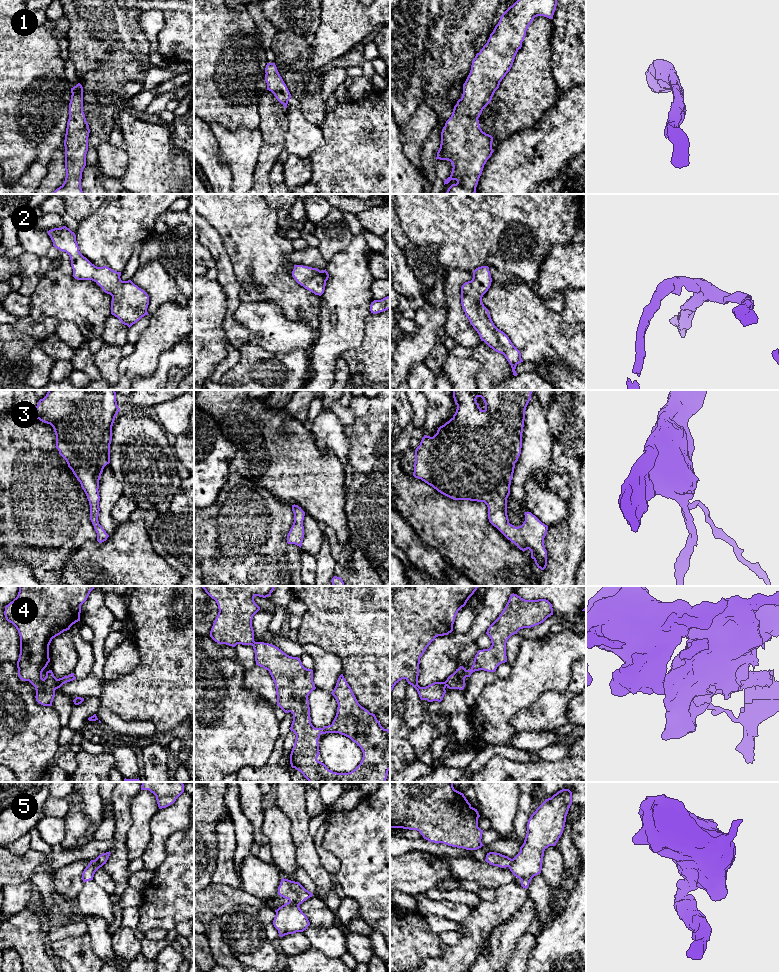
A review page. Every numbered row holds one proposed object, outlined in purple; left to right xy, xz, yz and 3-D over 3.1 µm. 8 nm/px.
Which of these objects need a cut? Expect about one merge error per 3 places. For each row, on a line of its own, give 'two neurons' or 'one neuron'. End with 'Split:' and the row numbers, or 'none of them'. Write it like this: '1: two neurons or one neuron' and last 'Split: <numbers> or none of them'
1: one neuron
2: one neuron
3: one neuron
4: two neurons
5: two neurons
Split: 4, 5

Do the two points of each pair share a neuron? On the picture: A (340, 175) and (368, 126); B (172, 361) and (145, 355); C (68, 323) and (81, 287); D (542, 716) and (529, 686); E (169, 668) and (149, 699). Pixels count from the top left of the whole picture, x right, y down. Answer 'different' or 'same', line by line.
A: same
B: different
C: same
D: different
E: same

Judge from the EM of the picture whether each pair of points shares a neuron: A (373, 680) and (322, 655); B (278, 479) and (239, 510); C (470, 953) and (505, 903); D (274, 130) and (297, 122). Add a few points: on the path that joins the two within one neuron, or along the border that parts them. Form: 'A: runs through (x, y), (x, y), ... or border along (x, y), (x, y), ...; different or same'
A: border along (324, 649), (334, 653), (340, 659), (342, 673); different
B: border along (263, 488), (286, 502); different
C: runs through (470, 940), (473, 937), (473, 932), (492, 913); same
D: border along (286, 109), (288, 130), (285, 135), (284, 148); different

